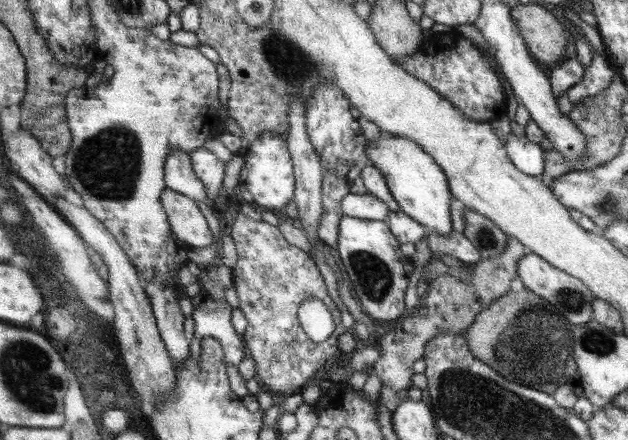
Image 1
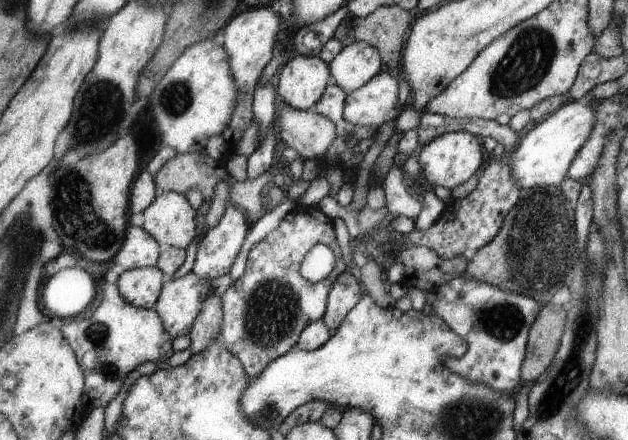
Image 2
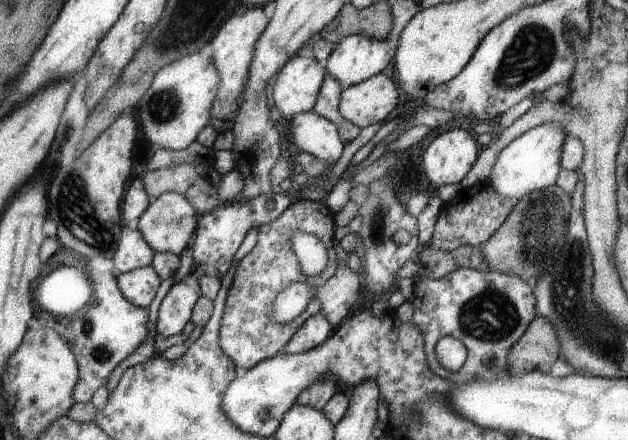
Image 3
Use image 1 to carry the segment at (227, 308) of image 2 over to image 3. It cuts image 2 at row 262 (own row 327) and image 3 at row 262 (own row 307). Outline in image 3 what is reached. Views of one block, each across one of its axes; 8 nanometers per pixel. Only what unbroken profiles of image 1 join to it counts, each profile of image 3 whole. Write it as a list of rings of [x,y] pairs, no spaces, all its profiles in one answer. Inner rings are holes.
[[[294,200],[289,207],[283,209],[282,214],[276,220],[259,226],[256,246],[238,261],[238,268],[232,278],[232,288],[228,291],[225,300],[219,328],[220,345],[240,371],[250,370],[259,362],[282,353],[296,331],[311,316],[322,311],[320,300],[314,296],[310,300],[310,304],[306,306],[306,310],[288,324],[272,322],[274,300],[290,283],[308,284],[310,288],[322,288],[334,276],[338,268],[334,244],[332,214],[330,214],[328,205],[322,201]],[[295,228],[316,236],[326,246],[328,266],[322,274],[312,276],[301,270],[297,254],[293,251],[292,242],[290,242]]]

